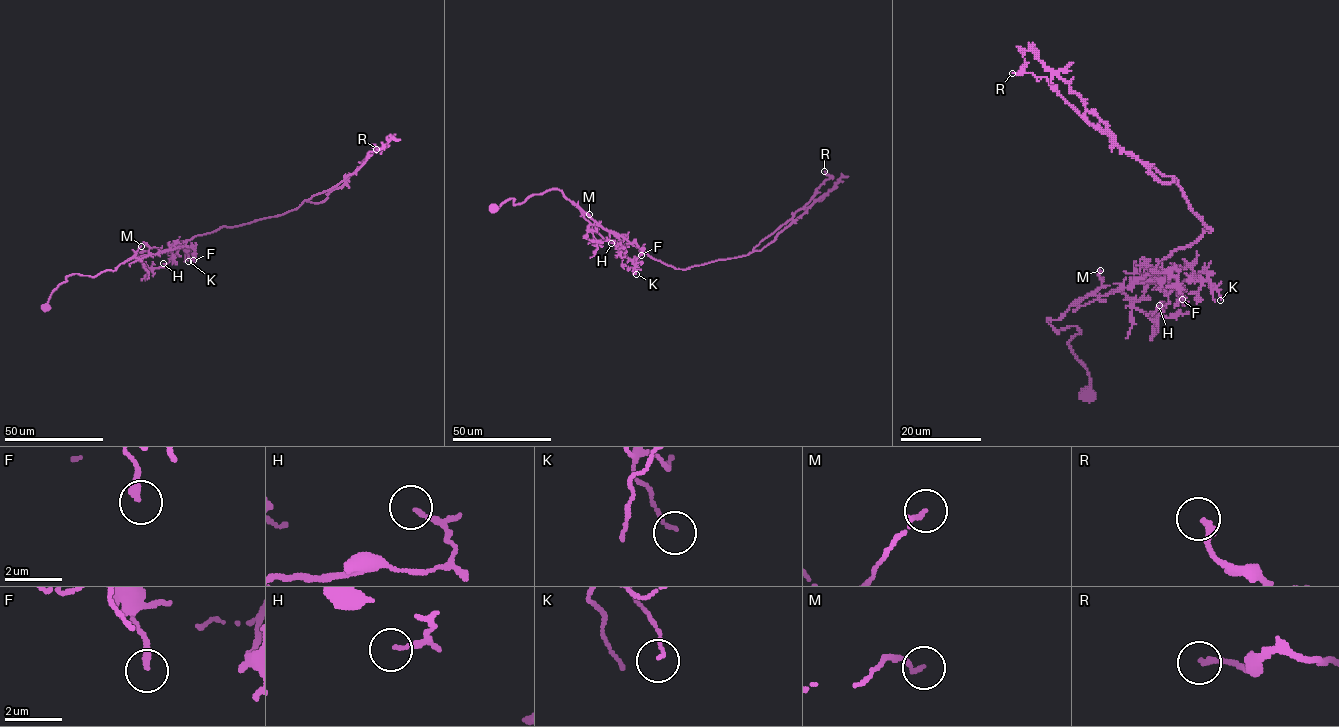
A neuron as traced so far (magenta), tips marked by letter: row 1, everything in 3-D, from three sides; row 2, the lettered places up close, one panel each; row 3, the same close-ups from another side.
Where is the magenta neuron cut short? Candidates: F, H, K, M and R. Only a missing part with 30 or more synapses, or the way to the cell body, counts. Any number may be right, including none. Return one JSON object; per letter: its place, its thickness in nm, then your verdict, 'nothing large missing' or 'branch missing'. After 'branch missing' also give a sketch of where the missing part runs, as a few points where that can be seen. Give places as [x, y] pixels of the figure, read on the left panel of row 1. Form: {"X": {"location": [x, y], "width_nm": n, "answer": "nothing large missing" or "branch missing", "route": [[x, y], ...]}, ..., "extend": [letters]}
{"F": {"location": [193, 260], "width_nm": 240, "answer": "nothing large missing"}, "H": {"location": [163, 263], "width_nm": 130, "answer": "nothing large missing"}, "K": {"location": [188, 261], "width_nm": 90, "answer": "nothing large missing"}, "M": {"location": [141, 246], "width_nm": 130, "answer": "nothing large missing"}, "R": {"location": [376, 149], "width_nm": 180, "answer": "nothing large missing"}, "extend": []}

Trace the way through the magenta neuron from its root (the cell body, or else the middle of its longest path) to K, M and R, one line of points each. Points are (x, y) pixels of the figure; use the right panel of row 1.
K: (1089, 395), (1067, 344), (1079, 328), (1057, 331), (1048, 318), (1187, 265), (1220, 300)
M: (1089, 395), (1089, 372), (1067, 344), (1079, 328), (1057, 331), (1048, 318), (1058, 319), (1096, 291), (1100, 270)
R: (1089, 395), (1067, 344), (1079, 328), (1048, 318), (1211, 230), (1174, 177), (1045, 77), (1012, 73)

